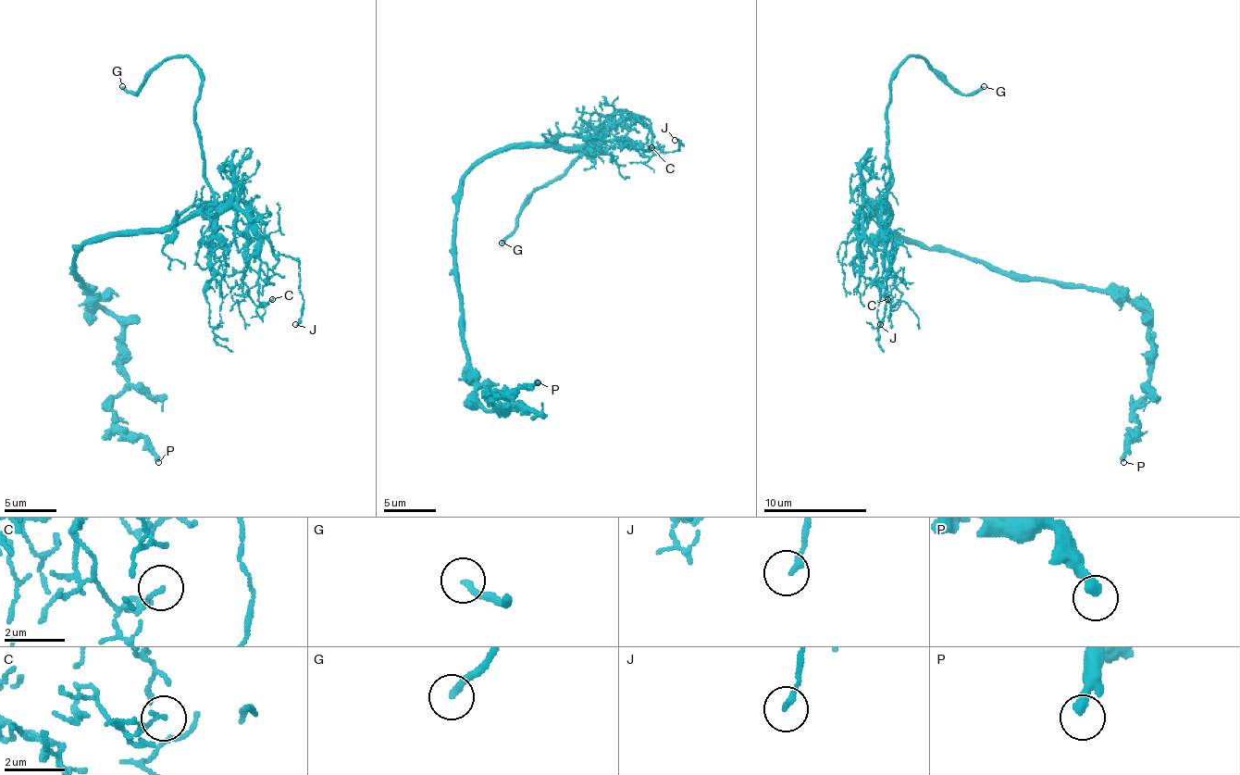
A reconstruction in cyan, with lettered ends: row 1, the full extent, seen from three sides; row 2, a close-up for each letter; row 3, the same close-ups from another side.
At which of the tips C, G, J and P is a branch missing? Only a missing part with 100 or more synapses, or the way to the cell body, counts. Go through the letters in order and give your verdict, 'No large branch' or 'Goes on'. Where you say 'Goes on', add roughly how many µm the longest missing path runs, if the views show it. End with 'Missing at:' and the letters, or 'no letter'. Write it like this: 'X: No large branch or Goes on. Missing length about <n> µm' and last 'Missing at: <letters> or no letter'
C: No large branch
G: Goes on. Missing length about 45 µm
J: No large branch
P: No large branch
Missing at: G

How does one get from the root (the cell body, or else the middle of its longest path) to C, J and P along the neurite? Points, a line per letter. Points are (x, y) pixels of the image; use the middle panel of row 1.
C: (460, 186), (476, 166), (512, 147), (589, 147), (628, 140), (626, 144), (626, 137), (638, 153), (651, 147)
J: (460, 186), (497, 153), (589, 147), (621, 118), (638, 118), (657, 150), (680, 150), (675, 140)
P: (460, 186), (455, 267), (465, 381), (486, 408), (502, 411), (494, 393), (512, 395), (538, 382)

